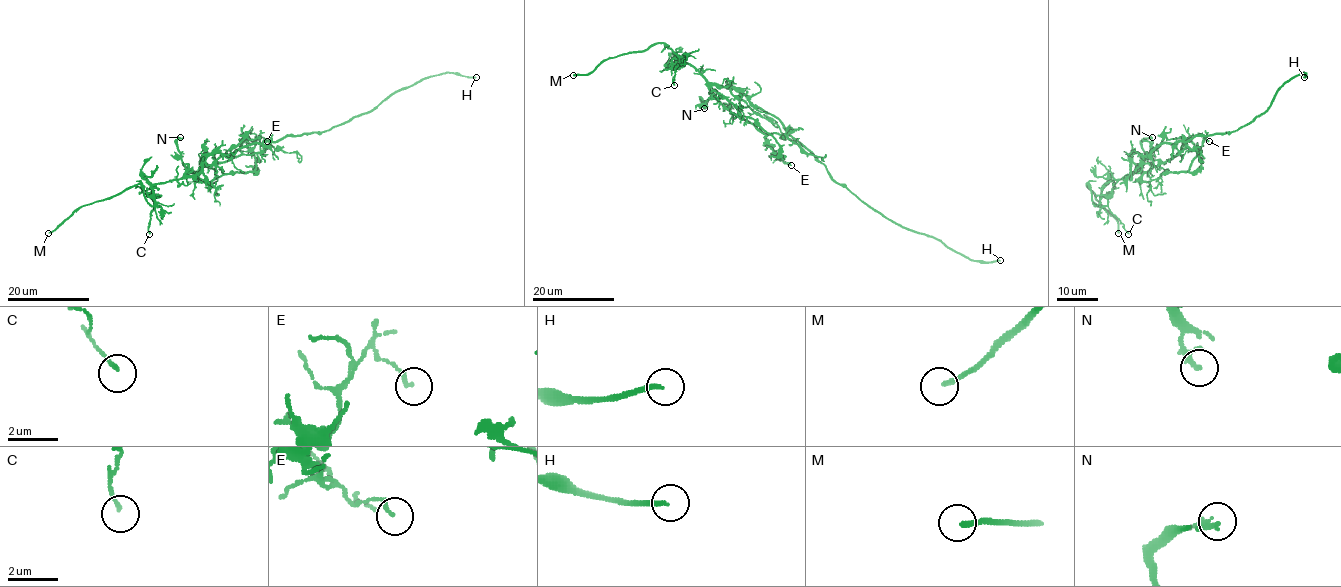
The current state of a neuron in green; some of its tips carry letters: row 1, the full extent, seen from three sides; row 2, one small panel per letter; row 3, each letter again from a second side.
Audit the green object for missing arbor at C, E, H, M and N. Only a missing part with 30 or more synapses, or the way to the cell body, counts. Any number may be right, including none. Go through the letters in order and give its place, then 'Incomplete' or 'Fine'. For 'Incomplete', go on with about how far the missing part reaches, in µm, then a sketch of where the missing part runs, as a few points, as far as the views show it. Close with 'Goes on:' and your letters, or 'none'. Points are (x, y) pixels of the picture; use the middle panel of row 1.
C: Place: (674, 85). Fine
E: Place: (791, 165). Fine
H: Place: (1000, 260). Incomplete. Missing length about 80 µm
M: Place: (573, 75). Incomplete. Missing length about 9 µm. Course of what is missing: (573, 75), (553, 81), (545, 87)
N: Place: (704, 108). Fine
Goes on: H, M

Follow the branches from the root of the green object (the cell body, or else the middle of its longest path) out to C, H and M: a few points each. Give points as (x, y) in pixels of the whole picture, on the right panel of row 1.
C: (1176, 154), (1146, 172), (1137, 171), (1104, 185), (1102, 195), (1107, 197), (1109, 209), (1128, 234)
H: (1176, 154), (1184, 142), (1195, 136), (1233, 132), (1248, 124), (1270, 106), (1287, 81), (1303, 73), (1304, 77)
M: (1176, 154), (1146, 172), (1109, 181), (1101, 189), (1099, 205), (1086, 184), (1118, 222), (1118, 233)

